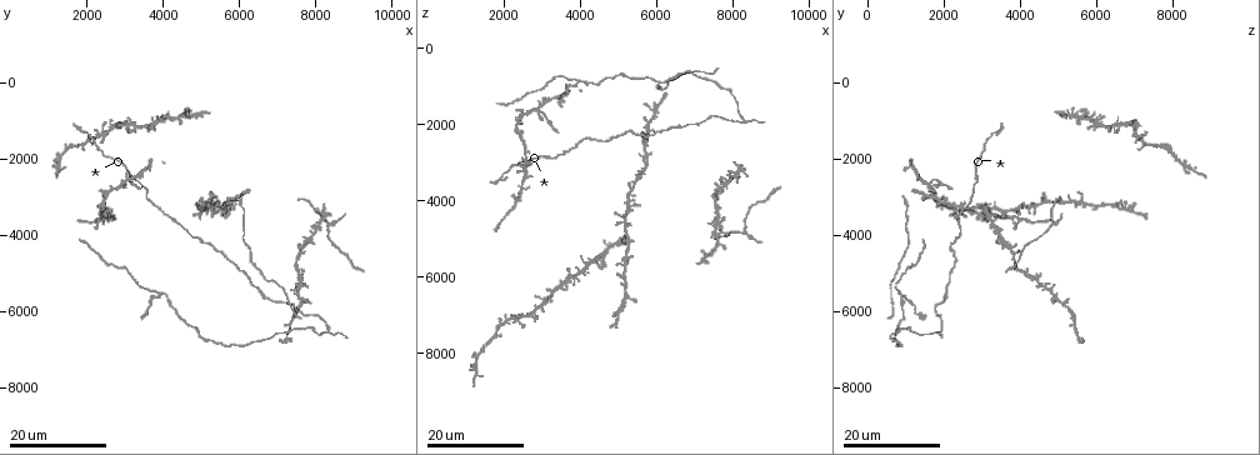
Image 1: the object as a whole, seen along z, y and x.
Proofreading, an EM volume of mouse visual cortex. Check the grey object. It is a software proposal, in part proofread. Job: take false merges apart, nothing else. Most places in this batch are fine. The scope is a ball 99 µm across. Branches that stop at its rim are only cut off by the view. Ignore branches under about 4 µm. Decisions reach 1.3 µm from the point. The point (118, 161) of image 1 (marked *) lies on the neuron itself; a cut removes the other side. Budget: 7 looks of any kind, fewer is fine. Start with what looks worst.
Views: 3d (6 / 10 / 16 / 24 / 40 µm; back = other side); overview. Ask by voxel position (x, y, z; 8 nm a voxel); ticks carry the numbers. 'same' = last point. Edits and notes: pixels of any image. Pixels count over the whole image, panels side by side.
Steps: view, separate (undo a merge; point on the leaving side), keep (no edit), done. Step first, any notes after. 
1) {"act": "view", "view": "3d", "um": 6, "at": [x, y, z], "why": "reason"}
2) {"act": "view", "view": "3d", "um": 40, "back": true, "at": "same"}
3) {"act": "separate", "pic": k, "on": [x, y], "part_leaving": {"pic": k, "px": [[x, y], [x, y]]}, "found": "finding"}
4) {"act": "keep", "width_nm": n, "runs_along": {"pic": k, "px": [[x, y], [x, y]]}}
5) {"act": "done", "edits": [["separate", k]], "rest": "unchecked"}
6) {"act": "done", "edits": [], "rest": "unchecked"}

{"act": "view", "view": "3d", "um": 16, "at": [4000, 5550, 850]}

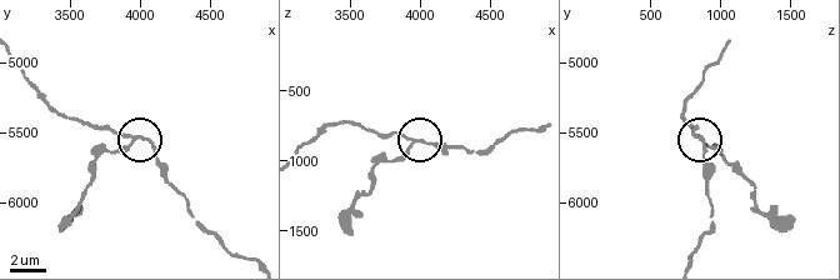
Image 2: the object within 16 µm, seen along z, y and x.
{"act": "view", "view": "3d", "um": 6, "at": [3940, 5560, 860]}

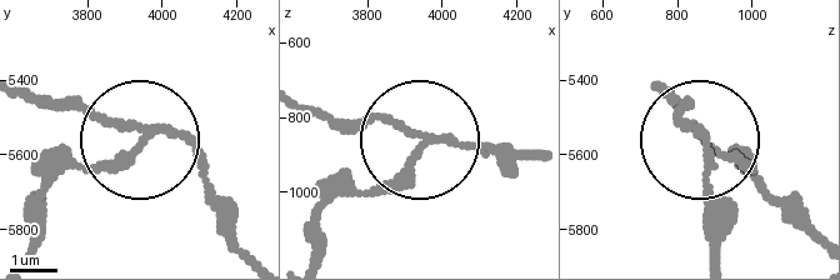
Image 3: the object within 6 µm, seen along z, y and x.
{"act": "keep", "side_arm_um": 10, "runs_along": {"pic": 3, "px": [[530, 154], [434, 143], [306, 223]]}, "found": "all the same neuron"}

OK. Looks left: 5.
{"act": "view", "view": "3d", "um": 24, "at": [5200, 3100, 5600], "why": "looks like a crossing"}

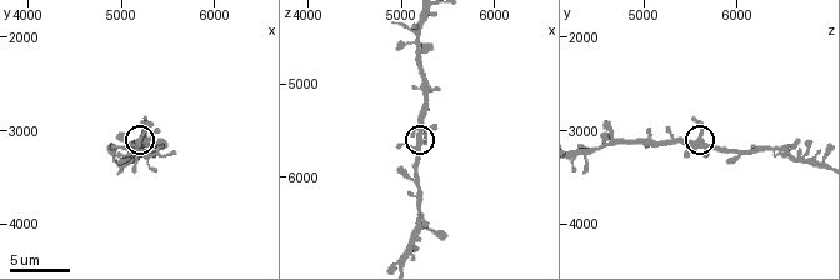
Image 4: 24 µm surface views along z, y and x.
{"act": "view", "view": "3d", "um": 6, "at": [5150, 3150, 5650]}

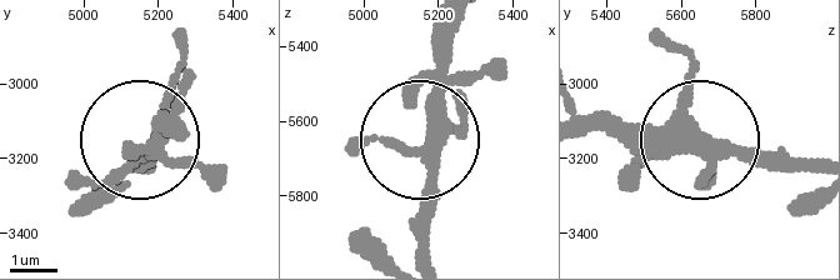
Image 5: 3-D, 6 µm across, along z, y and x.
{"act": "keep", "side_arm_um": 15, "found": "all the same neuron"}

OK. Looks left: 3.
{"act": "view", "view": "3d", "um": 16, "at": [2900, 2600, 1550], "why": "four or more arms meet"}

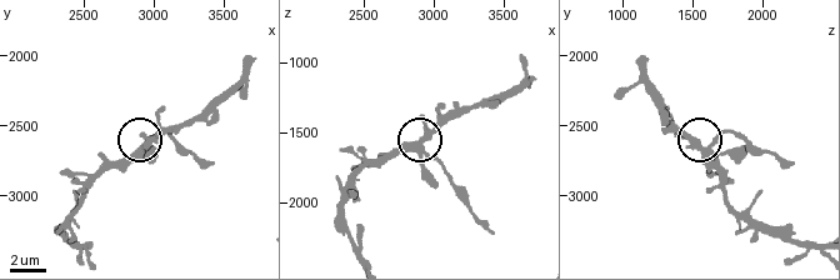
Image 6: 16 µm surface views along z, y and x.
{"act": "view", "view": "3d", "um": 10, "at": [2900, 2680, 1560], "why": "zoom in"}

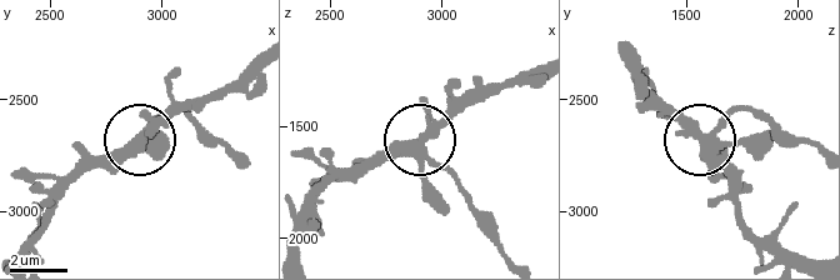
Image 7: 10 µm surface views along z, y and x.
{"act": "separate", "pic": 7, "on": [459, 184], "width_nm": 350, "part_leaving": {"pic": 7, "px": [[433, 156], [511, 256]]}, "found": "two neurons meet here"}

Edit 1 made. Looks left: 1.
{"act": "done", "edits": [["separate", 7]], "rest": "unchecked"}

